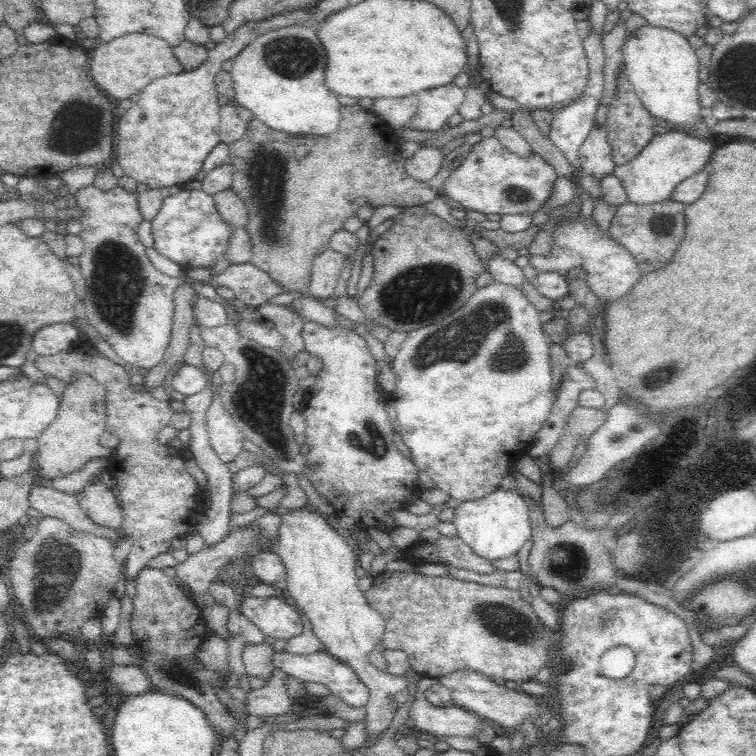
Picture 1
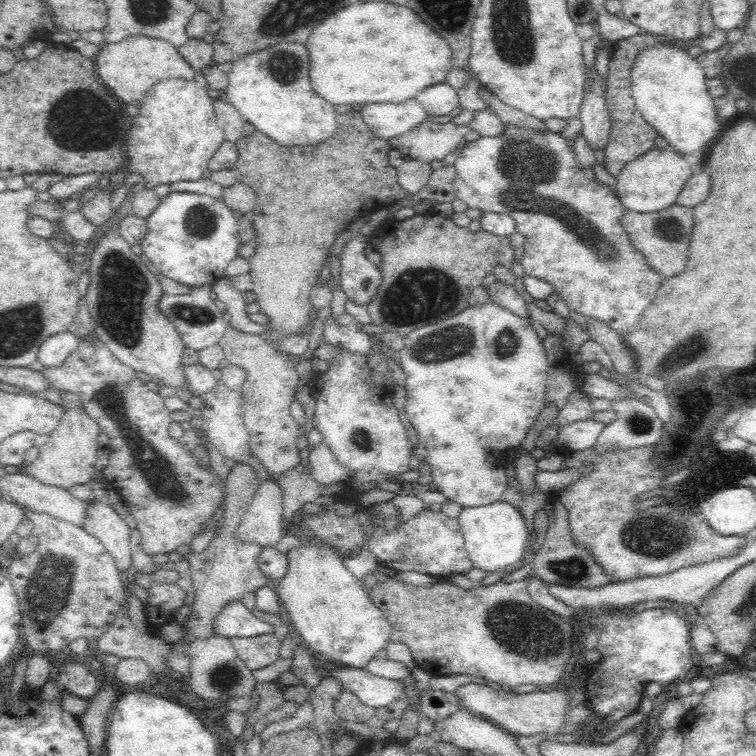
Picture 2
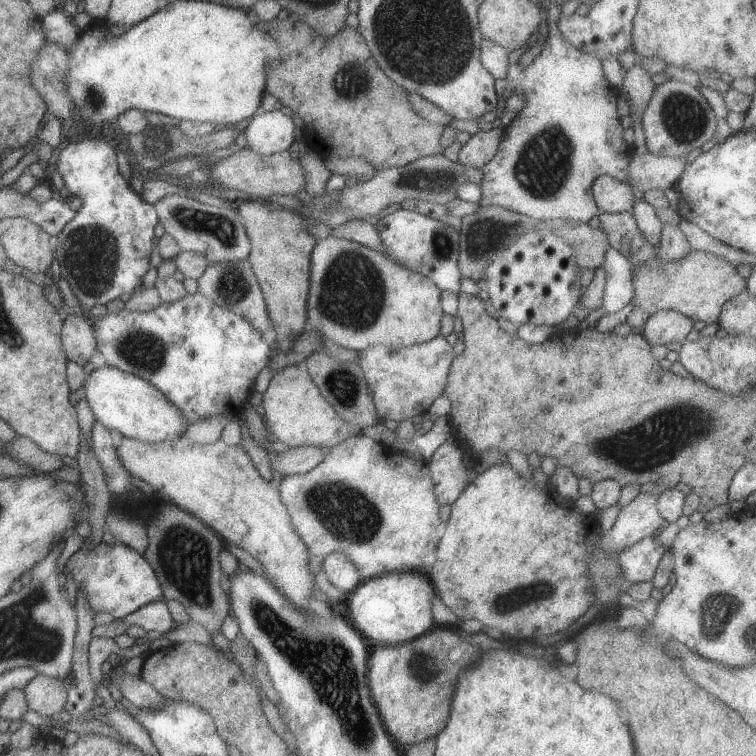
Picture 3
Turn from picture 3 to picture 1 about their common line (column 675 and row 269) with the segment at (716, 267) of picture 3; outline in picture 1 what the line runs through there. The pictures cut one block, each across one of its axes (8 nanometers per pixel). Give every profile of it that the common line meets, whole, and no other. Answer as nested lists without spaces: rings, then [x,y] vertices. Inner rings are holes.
[[[346,106],[344,108],[344,118],[340,122],[340,128],[328,136],[304,136],[304,134],[284,134],[284,132],[276,132],[270,130],[266,124],[262,124],[258,118],[254,118],[248,124],[246,134],[236,140],[232,144],[232,154],[230,154],[230,164],[234,168],[234,182],[230,186],[230,190],[234,190],[242,202],[246,204],[248,210],[248,224],[246,230],[250,234],[250,242],[252,242],[252,264],[258,266],[260,270],[264,270],[276,286],[280,286],[286,294],[298,294],[300,298],[310,296],[310,274],[312,274],[312,260],[324,252],[330,250],[330,238],[332,234],[336,234],[338,230],[344,230],[344,222],[350,216],[358,216],[358,210],[362,206],[370,206],[370,208],[382,208],[382,206],[402,206],[402,208],[410,208],[410,206],[424,206],[426,202],[432,202],[434,198],[438,198],[438,194],[426,184],[426,182],[418,182],[414,178],[410,178],[404,170],[404,158],[400,154],[400,146],[396,142],[394,130],[390,126],[386,126],[384,122],[380,122],[380,118],[372,112],[372,110],[364,110],[360,106]]]

